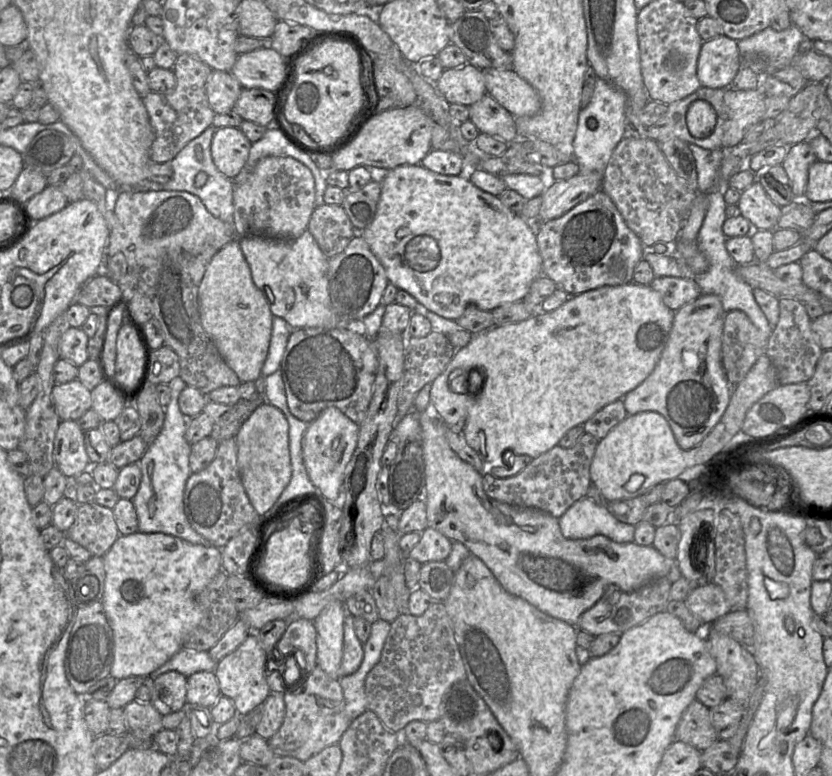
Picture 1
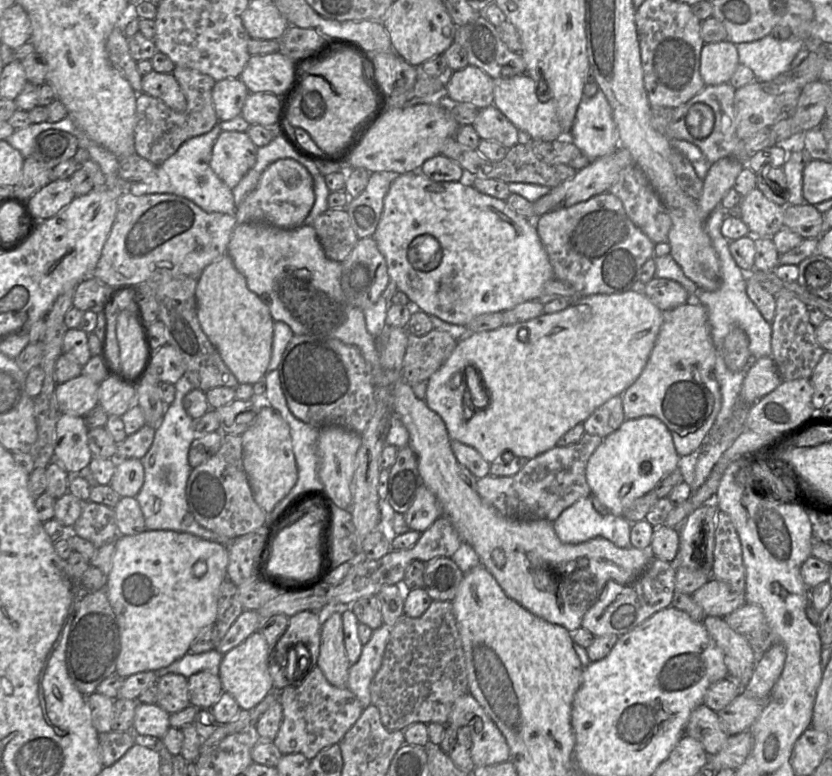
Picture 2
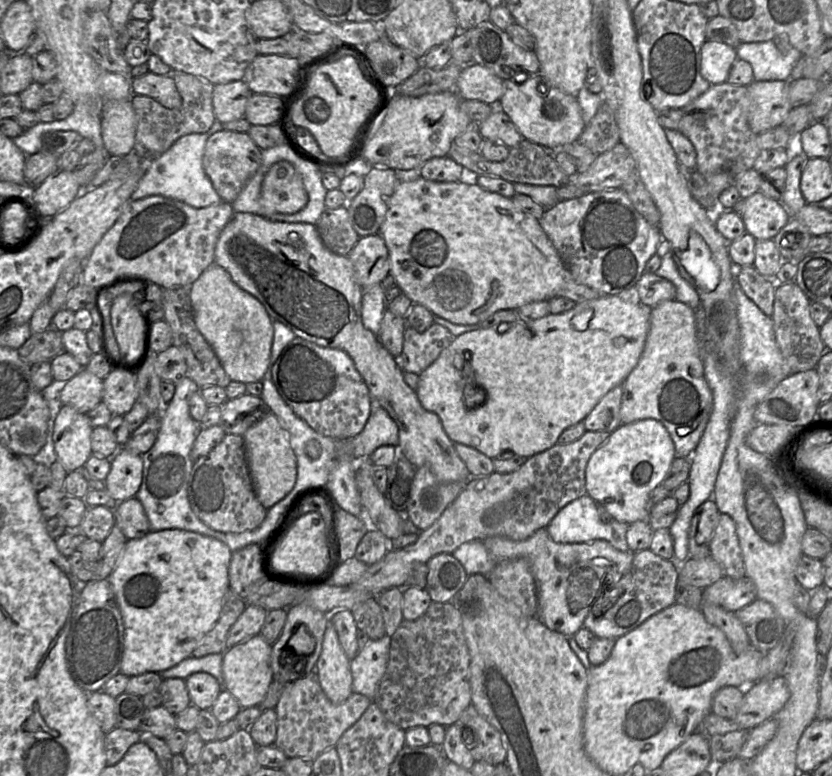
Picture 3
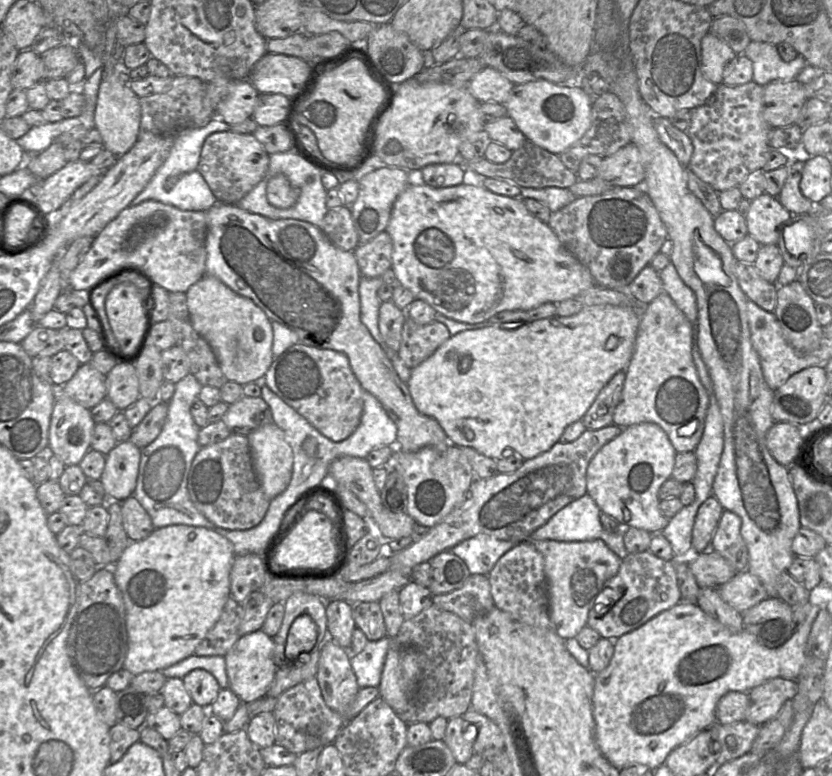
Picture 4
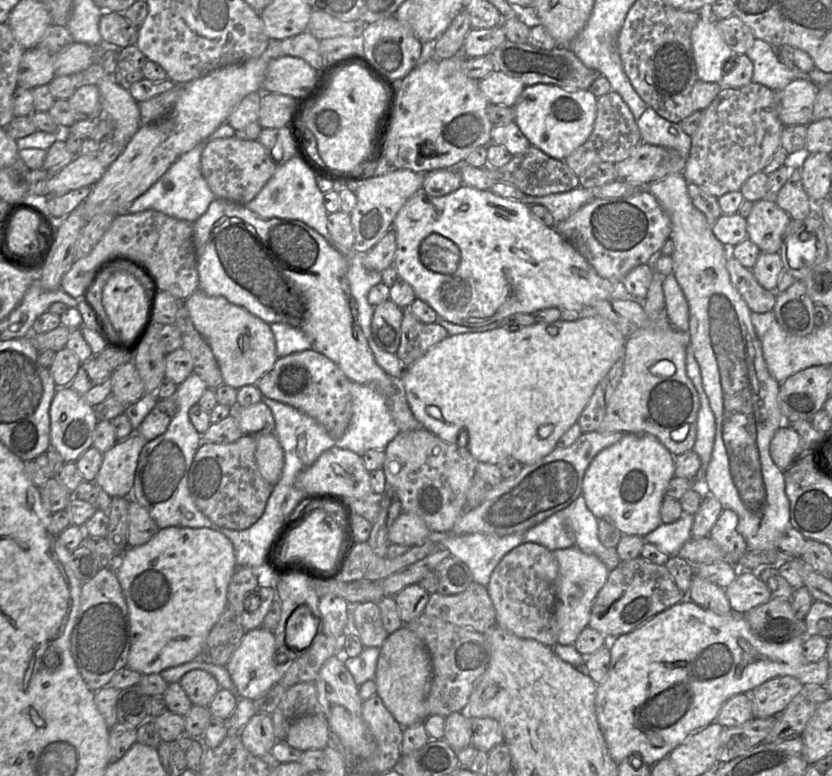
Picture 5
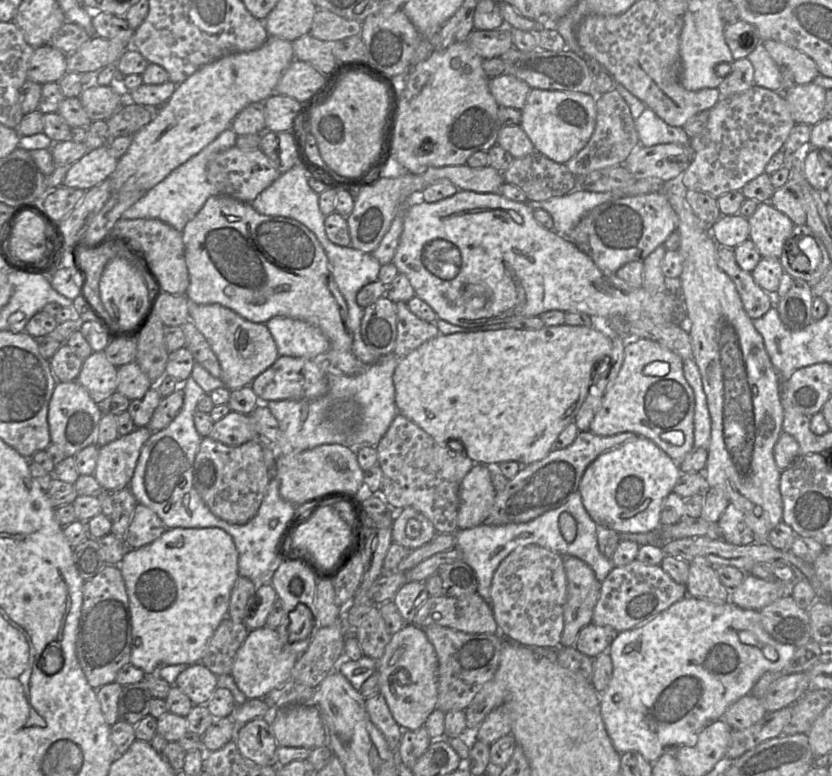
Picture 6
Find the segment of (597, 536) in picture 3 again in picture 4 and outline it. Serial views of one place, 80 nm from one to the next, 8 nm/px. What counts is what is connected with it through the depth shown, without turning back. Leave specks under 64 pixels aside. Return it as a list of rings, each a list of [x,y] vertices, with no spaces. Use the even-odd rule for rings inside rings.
[[[585,494],[557,511],[544,525],[537,528],[527,541],[531,543],[537,540],[575,542],[601,539],[619,558],[625,558],[628,553],[624,546],[623,531],[605,529],[600,523],[600,513],[602,512],[595,501]]]

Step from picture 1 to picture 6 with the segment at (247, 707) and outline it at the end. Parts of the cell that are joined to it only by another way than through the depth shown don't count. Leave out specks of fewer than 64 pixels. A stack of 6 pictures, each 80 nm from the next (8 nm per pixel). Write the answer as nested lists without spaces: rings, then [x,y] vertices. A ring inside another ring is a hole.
[[[268,627],[250,630],[238,649],[232,667],[232,677],[247,699],[264,698],[272,690],[291,679],[292,669],[299,655],[284,644],[276,629]]]

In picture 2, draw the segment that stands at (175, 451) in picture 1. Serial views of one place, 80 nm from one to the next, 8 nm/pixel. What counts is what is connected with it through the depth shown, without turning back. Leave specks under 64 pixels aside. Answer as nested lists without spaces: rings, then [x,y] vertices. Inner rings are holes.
[[[182,376],[174,386],[175,398],[166,407],[161,421],[155,427],[151,447],[140,459],[144,467],[144,483],[135,498],[141,507],[146,530],[186,532],[228,546],[235,538],[222,536],[202,527],[190,512],[186,499],[186,485],[193,468],[188,462],[188,453],[195,433],[193,419],[184,409],[183,398],[194,387],[185,376]]]

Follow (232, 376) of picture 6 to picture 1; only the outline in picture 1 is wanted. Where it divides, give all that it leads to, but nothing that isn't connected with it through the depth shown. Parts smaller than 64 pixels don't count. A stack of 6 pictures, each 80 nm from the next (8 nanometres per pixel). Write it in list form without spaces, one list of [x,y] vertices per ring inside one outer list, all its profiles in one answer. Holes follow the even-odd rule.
[[[239,239],[231,240],[213,256],[200,283],[198,300],[202,326],[226,364],[236,373],[241,383],[258,379],[268,355],[273,315],[264,292],[252,280],[251,270],[241,250]]]

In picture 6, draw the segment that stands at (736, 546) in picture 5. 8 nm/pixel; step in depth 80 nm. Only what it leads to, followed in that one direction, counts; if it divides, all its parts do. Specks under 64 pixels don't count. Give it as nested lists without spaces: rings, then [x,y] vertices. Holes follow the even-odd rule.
[[[732,503],[718,520],[721,538],[733,545],[744,546],[755,542],[752,530],[746,525],[743,513]]]

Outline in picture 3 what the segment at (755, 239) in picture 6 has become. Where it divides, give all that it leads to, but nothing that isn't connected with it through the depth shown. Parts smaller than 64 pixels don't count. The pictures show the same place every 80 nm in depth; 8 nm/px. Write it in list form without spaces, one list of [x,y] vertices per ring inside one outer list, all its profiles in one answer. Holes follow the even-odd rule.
[[[758,191],[745,198],[742,221],[746,233],[756,240],[773,239],[791,219],[792,214],[781,203]]]

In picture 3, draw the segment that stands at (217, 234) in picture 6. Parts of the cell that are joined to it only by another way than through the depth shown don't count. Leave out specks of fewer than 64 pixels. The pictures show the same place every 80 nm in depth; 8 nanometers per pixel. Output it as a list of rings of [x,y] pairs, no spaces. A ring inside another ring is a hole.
[[[235,212],[219,235],[214,263],[227,270],[240,288],[263,304],[273,320],[284,324],[297,337],[322,347],[343,350],[351,357],[369,389],[373,403],[386,410],[398,426],[399,454],[405,456],[416,468],[428,466],[439,481],[468,481],[471,475],[467,466],[456,452],[455,443],[446,434],[438,415],[422,406],[416,391],[405,382],[404,371],[398,359],[383,347],[377,335],[363,325],[363,289],[356,281],[349,257],[330,251],[314,224],[287,223],[252,213]]]

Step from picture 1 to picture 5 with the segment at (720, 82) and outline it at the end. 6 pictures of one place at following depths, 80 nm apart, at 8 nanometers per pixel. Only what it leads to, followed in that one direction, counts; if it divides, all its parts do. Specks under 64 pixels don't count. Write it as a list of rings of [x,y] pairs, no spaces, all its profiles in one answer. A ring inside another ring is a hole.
[[[709,10],[699,12],[701,16],[691,32],[697,75],[702,81],[721,84],[723,64],[733,59],[734,53],[718,30],[717,19]]]

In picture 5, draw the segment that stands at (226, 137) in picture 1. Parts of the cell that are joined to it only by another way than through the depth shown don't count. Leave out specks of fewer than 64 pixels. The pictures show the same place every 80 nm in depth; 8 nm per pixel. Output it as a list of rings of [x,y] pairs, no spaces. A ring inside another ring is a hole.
[[[236,136],[207,139],[201,156],[202,174],[216,198],[244,205],[252,201],[266,185],[276,166],[258,140],[242,140]]]

